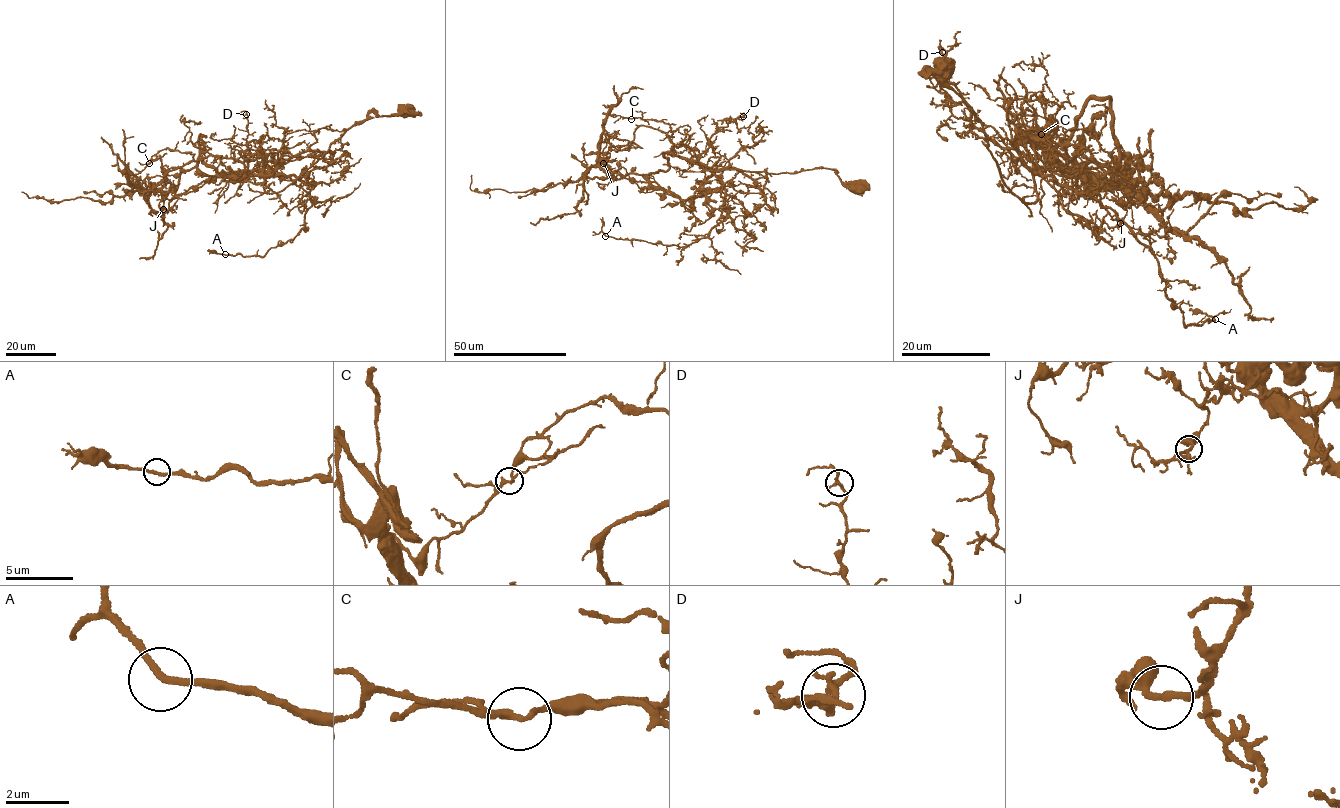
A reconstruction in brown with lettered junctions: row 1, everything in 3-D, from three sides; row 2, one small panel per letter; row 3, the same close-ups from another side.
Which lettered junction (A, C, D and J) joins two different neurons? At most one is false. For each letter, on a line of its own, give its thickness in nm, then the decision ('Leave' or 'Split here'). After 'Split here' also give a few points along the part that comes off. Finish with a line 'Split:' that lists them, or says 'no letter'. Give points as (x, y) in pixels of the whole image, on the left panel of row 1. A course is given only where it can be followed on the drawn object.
A: Thickness 200 nm. Leave
C: Thickness 220 nm. Split here. Course of the part to remove: (149, 163), (129, 178), (131, 183), (148, 189), (153, 211), (162, 213), (167, 225), (152, 256), (139, 259)
D: Thickness 220 nm. Leave
J: Thickness 200 nm. Leave
Split: C

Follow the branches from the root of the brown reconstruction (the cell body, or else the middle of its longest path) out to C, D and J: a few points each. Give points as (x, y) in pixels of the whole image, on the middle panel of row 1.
C: (855, 187), (827, 168), (702, 171), (707, 167), (693, 152), (670, 140), (669, 124), (631, 118)
D: (855, 187), (827, 168), (778, 174), (702, 171), (707, 167), (697, 161), (708, 148), (711, 135), (743, 116)
J: (855, 187), (827, 168), (702, 171), (717, 161), (694, 194), (679, 199), (603, 163)

